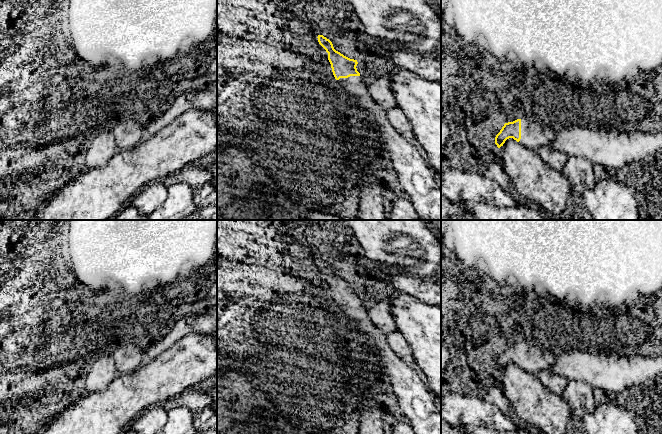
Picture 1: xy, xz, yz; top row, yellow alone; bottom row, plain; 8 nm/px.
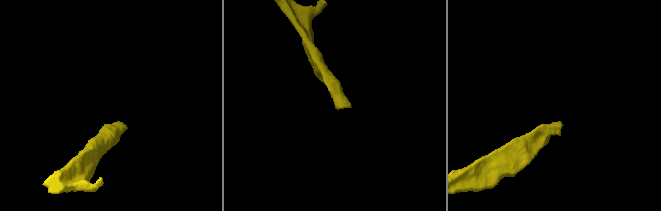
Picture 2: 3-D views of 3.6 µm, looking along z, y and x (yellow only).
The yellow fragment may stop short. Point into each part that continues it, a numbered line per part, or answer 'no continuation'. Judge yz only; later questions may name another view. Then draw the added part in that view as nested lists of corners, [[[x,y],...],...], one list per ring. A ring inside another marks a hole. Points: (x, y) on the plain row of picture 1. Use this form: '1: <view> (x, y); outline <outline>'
1: yz (533, 360); outline [[[521,343],[521,363],[519,367],[529,374],[538,375],[549,369],[556,362],[556,354],[544,352],[541,349]]]

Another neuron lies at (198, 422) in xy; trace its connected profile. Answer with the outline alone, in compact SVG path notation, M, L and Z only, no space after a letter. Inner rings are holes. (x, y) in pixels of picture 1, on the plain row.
M210 405L194 413L193 427L195 429L199 429L205 426L207 421L214 415L215 410L216 410L216 405Z

